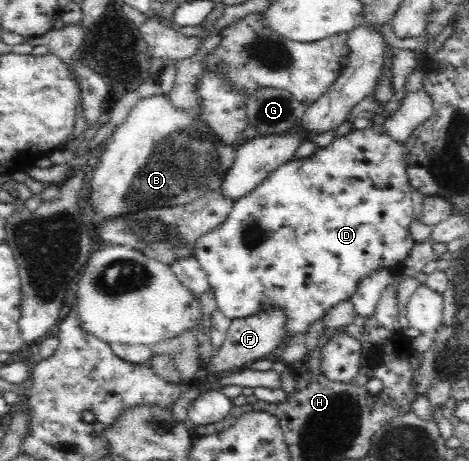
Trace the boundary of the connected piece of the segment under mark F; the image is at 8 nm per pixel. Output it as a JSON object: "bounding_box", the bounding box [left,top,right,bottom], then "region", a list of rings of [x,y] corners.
{"bounding_box":[208,308,289,372],"region":[[[271,308],[259,312],[256,315],[237,318],[229,324],[227,336],[219,352],[216,352],[213,362],[208,368],[211,372],[230,371],[232,368],[241,368],[256,360],[262,360],[265,356],[273,354],[277,348],[281,348],[281,342],[287,336],[287,322],[289,322],[286,310]]]}

